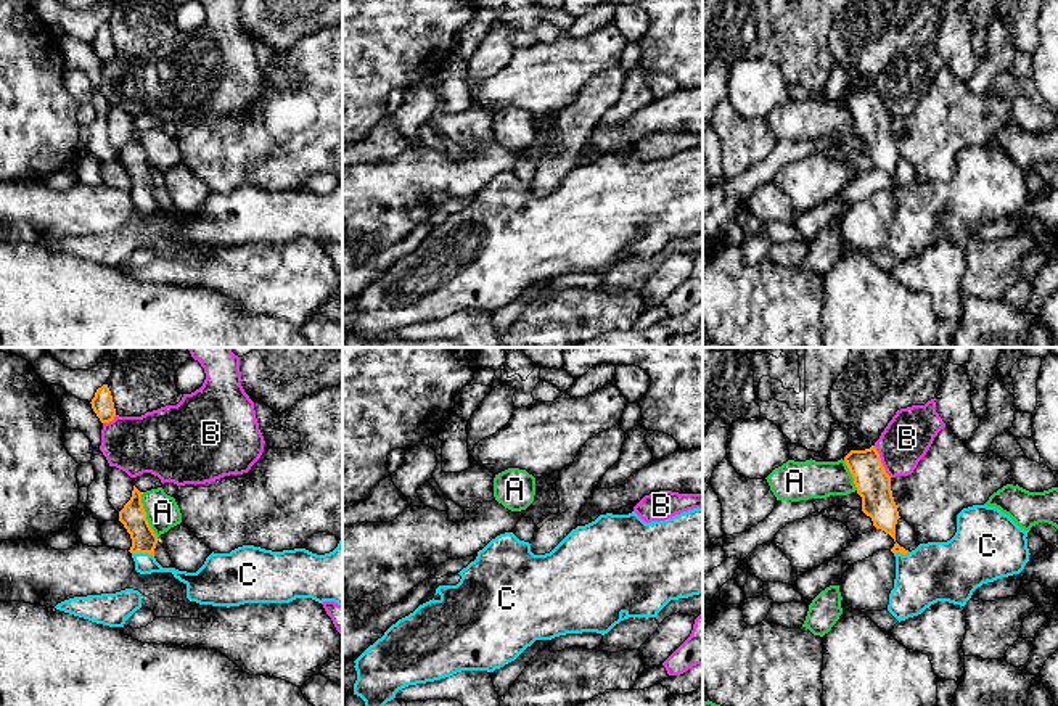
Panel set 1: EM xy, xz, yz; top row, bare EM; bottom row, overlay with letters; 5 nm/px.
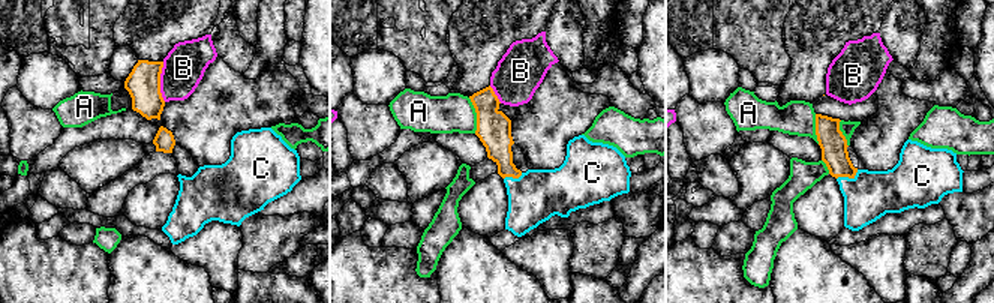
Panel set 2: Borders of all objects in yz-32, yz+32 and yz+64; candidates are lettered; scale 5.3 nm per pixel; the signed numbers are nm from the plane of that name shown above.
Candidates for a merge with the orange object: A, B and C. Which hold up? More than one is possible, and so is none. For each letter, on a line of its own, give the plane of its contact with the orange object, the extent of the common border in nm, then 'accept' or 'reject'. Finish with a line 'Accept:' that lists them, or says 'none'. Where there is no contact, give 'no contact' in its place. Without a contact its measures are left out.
A: xy | 240 nm | reject
B: yz | 180 nm | reject
C: xy | 110 nm | accept
Accept: C

